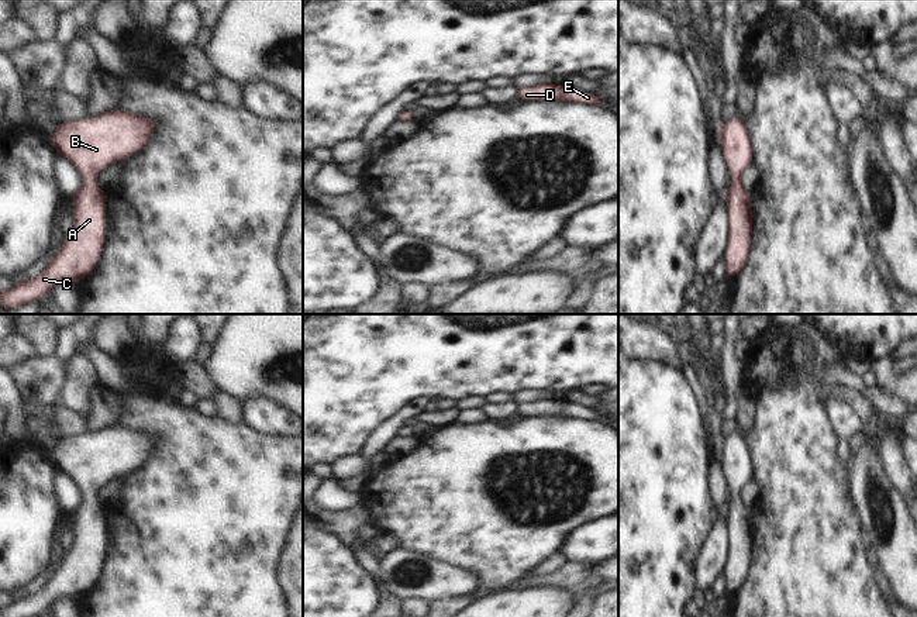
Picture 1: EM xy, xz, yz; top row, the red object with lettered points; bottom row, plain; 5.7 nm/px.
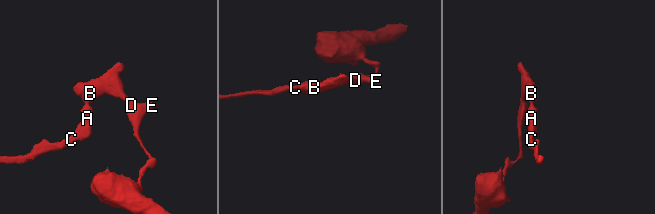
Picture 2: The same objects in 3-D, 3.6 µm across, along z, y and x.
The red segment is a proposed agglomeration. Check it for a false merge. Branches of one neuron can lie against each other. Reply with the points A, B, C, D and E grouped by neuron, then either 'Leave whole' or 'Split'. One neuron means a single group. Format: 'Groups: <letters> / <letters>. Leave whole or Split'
Groups: A B C D E. Leave whole

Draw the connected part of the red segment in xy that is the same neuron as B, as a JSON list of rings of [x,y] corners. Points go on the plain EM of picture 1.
[[[121,425],[56,441],[49,456],[58,470],[69,475],[83,494],[70,514],[75,540],[44,587],[28,596],[21,594],[11,604],[0,606],[0,617],[41,614],[54,600],[75,599],[93,587],[107,552],[107,510],[94,494],[108,480],[141,466],[155,444],[155,435]]]

